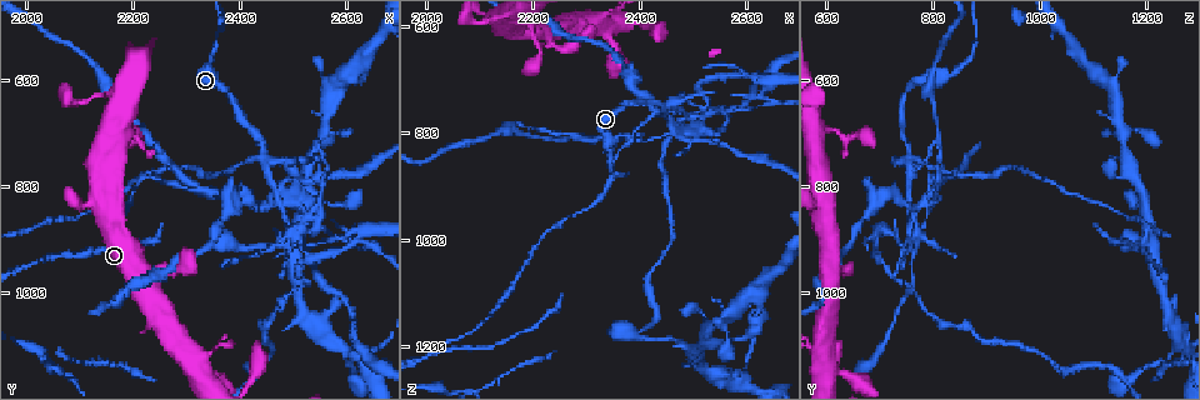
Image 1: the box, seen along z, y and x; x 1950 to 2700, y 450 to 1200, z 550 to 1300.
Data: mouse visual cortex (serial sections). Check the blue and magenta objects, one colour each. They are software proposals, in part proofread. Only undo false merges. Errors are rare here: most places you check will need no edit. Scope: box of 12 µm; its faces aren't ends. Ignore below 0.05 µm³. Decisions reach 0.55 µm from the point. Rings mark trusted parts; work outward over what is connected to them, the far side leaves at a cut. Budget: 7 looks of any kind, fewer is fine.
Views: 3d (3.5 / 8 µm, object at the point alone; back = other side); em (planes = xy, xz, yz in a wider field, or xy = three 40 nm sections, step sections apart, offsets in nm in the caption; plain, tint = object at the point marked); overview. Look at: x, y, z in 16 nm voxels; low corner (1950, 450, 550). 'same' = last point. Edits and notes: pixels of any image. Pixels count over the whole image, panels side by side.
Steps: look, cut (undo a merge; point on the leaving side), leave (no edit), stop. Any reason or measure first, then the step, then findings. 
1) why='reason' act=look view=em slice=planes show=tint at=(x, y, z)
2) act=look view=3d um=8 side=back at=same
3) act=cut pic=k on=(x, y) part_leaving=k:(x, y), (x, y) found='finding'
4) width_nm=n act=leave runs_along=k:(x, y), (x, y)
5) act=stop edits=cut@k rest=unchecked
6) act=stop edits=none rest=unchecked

why='calibre changes' act=look view=3d um=8 at=(2385, 640, 740)

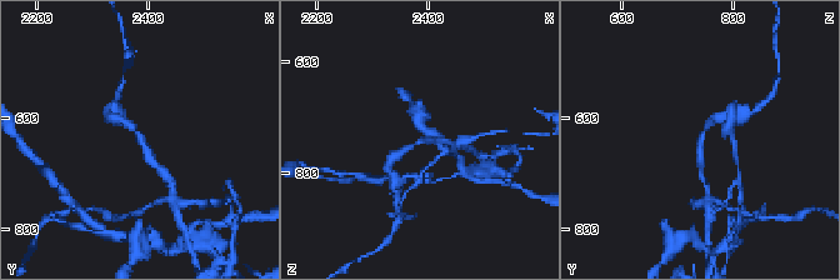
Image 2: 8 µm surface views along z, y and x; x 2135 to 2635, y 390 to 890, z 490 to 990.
arm_widths_nm=200,250 act=look view=em slice=xy step=2 show=tint at=(2385, 640, 745)

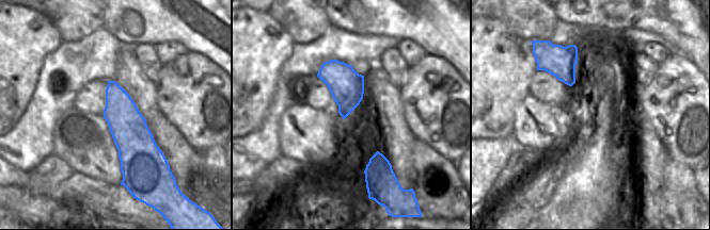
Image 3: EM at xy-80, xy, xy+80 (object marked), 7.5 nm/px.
act=leave runs_along=2:(114, 118), (135, 133), (160, 169) found='one cell here'

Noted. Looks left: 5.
why='branch point' act=look view=3d um=3.5 at=(2450, 750, 755)

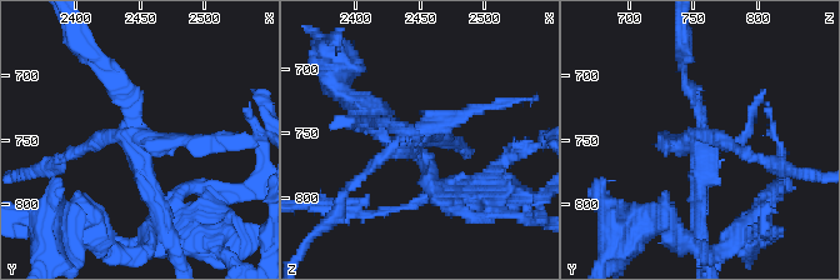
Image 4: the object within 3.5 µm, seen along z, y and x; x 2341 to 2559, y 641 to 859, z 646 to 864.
why='need the tissue' act=look view=em slice=xy step=5 show=tint at=(2442, 746, 756)

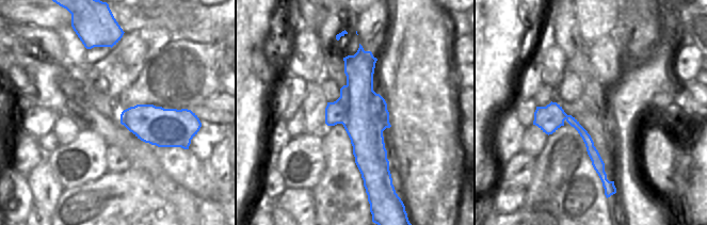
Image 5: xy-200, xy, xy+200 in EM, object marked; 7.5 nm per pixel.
act=cut pic=4 on=(469, 111) border=5:(347, 84), (350, 109), (342, 124) found='two cells meet here'

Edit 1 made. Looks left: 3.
act=stop edits=cut@4 rest=unchecked

